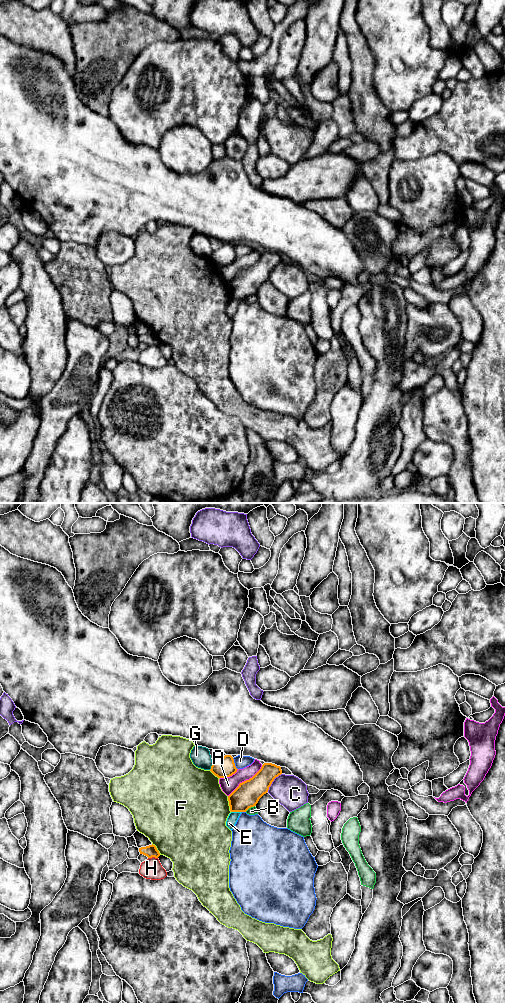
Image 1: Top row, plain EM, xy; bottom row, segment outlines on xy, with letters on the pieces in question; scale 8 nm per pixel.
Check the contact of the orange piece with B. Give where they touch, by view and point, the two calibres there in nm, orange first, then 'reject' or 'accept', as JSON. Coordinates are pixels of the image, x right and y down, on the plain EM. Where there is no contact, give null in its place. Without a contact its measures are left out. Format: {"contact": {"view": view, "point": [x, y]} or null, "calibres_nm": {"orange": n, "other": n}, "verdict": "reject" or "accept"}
{"contact": {"view": "xy", "point": [249, 295]}, "calibres_nm": {"orange": 200, "other": 60}, "verdict": "reject"}

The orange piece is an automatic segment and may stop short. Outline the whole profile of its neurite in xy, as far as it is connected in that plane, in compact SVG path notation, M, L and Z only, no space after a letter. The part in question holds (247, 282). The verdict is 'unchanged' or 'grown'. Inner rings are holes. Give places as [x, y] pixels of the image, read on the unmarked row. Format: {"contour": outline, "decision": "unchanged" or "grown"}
{"contour": "M264 251L252 266L240 271L228 284L230 299L246 300L256 294L259 287L268 280L274 267L281 262L280 254Z", "decision": "unchanged"}

